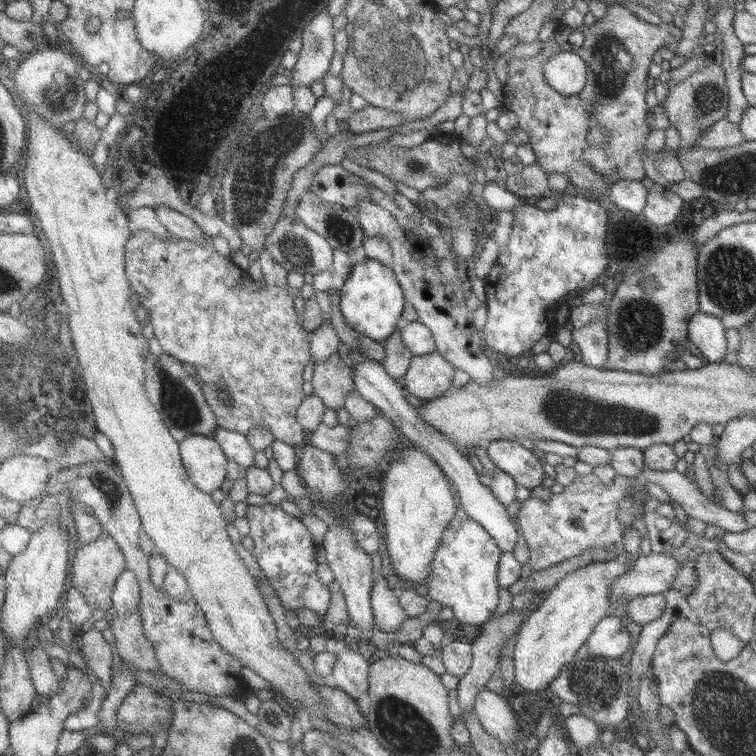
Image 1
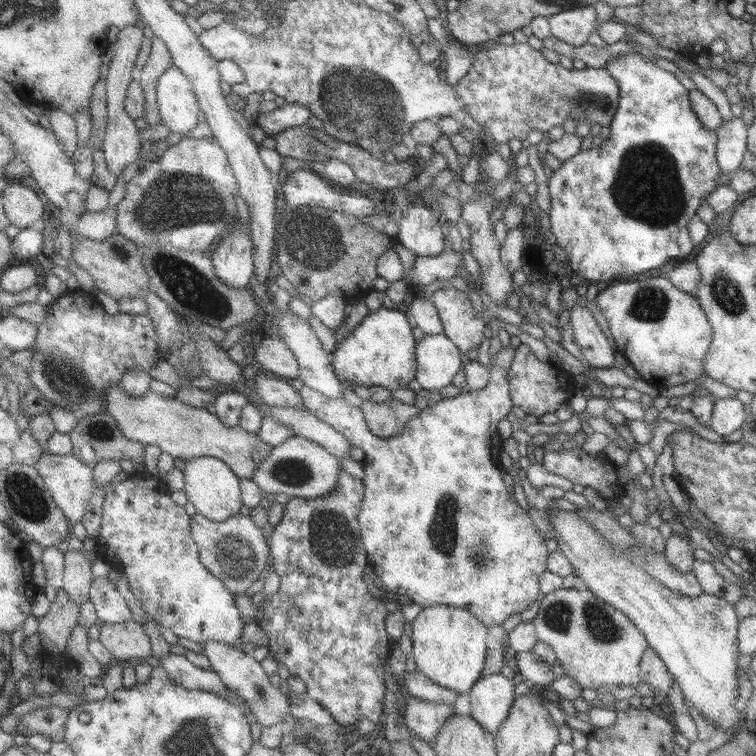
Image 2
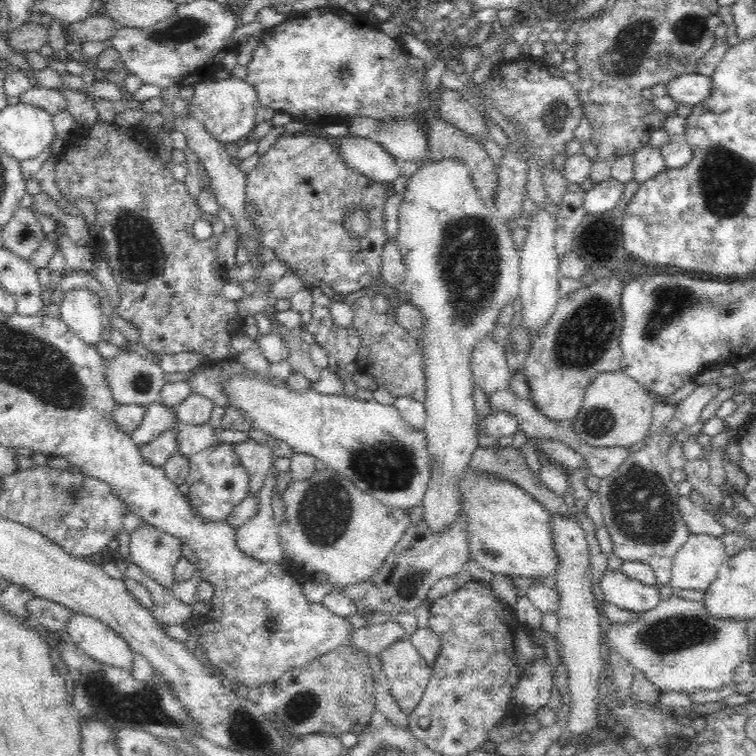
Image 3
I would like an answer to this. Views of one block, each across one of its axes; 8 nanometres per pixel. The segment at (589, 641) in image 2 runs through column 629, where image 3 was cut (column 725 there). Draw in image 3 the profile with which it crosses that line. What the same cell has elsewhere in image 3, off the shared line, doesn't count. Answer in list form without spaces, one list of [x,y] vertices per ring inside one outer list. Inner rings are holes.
[[[674,595],[660,599],[652,610],[641,612],[637,621],[611,624],[601,640],[611,653],[617,650],[635,671],[645,674],[646,680],[652,682],[660,693],[678,692],[687,696],[700,690],[719,691],[732,683],[734,669],[748,659],[750,646],[746,621],[716,619],[708,615],[702,602],[690,602]]]

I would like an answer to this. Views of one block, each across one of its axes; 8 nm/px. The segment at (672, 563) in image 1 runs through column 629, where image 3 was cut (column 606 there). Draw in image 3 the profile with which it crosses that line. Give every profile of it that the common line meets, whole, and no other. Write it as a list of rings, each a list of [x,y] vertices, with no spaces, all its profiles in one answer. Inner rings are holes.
[[[607,568],[599,583],[605,600],[618,608],[632,612],[652,610],[660,600],[658,586],[642,584],[624,574],[621,569]]]

